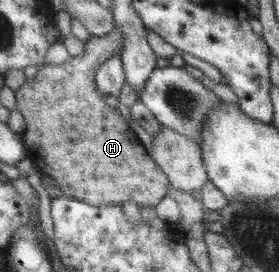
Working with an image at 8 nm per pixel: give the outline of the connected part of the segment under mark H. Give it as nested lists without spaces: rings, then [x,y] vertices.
[[[115,27],[115,30],[111,31],[102,37],[91,36],[90,40],[85,43],[85,49],[82,56],[72,57],[67,62],[57,65],[41,65],[38,67],[38,71],[33,79],[26,80],[24,84],[16,92],[16,108],[24,116],[26,122],[26,129],[22,136],[24,137],[24,143],[27,147],[27,157],[36,166],[39,171],[44,175],[51,177],[57,182],[61,194],[68,197],[76,198],[77,200],[87,202],[87,204],[93,206],[105,206],[105,205],[122,205],[126,200],[134,200],[137,205],[144,207],[155,208],[156,204],[168,194],[168,188],[170,187],[170,180],[168,176],[161,170],[161,167],[152,159],[151,154],[146,152],[146,149],[141,144],[140,138],[135,135],[135,132],[127,121],[120,115],[119,110],[111,108],[102,98],[100,98],[97,92],[95,84],[95,73],[97,69],[112,56],[120,54],[123,51],[123,31],[119,31],[119,28]]]

